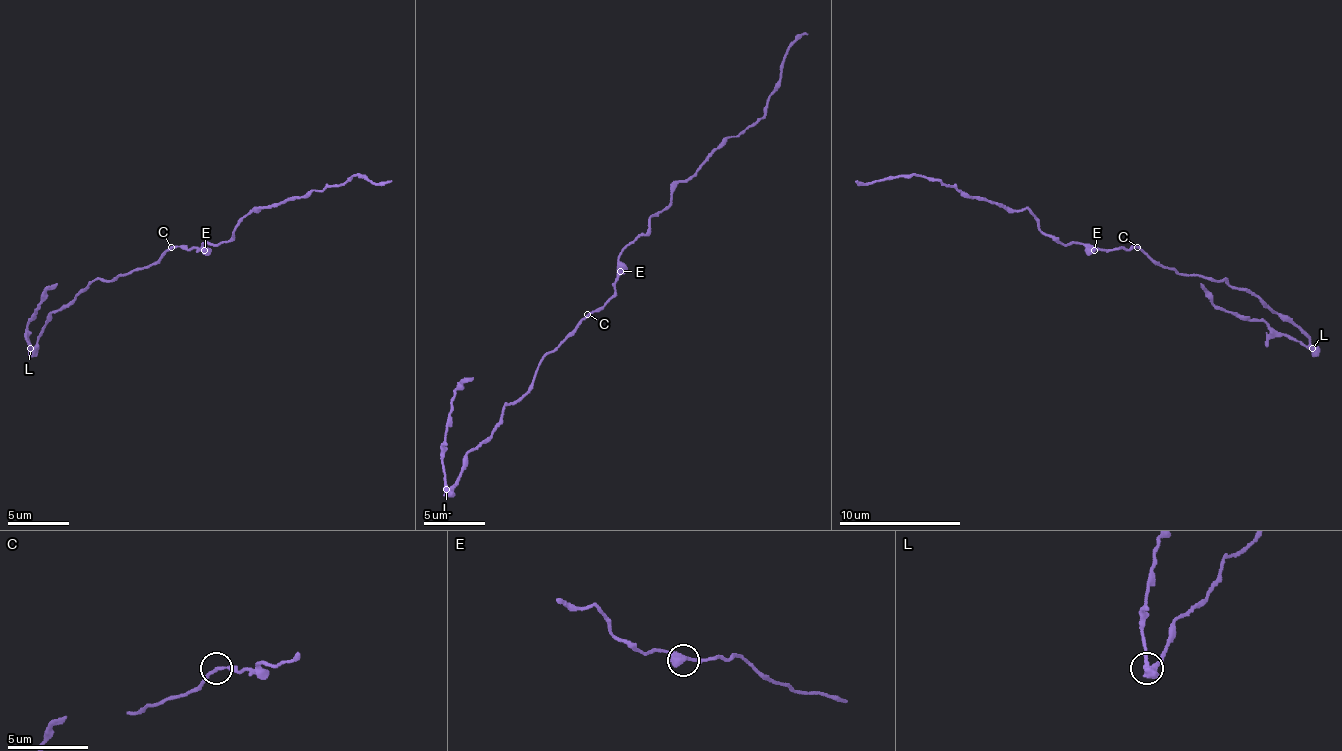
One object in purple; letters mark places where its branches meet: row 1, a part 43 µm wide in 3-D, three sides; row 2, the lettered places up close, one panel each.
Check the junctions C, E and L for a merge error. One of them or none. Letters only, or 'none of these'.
L

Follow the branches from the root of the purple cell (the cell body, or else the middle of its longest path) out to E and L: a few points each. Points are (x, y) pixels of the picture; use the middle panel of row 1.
E: (590, 314), (614, 293), (614, 277), (620, 271)
L: (590, 314), (544, 357), (538, 366), (535, 381), (504, 409), (501, 424), (468, 455), (465, 470), (446, 488)

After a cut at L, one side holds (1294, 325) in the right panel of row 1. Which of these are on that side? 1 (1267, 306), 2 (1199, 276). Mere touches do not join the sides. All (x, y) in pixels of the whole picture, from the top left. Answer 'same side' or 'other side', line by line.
1: same side
2: same side

